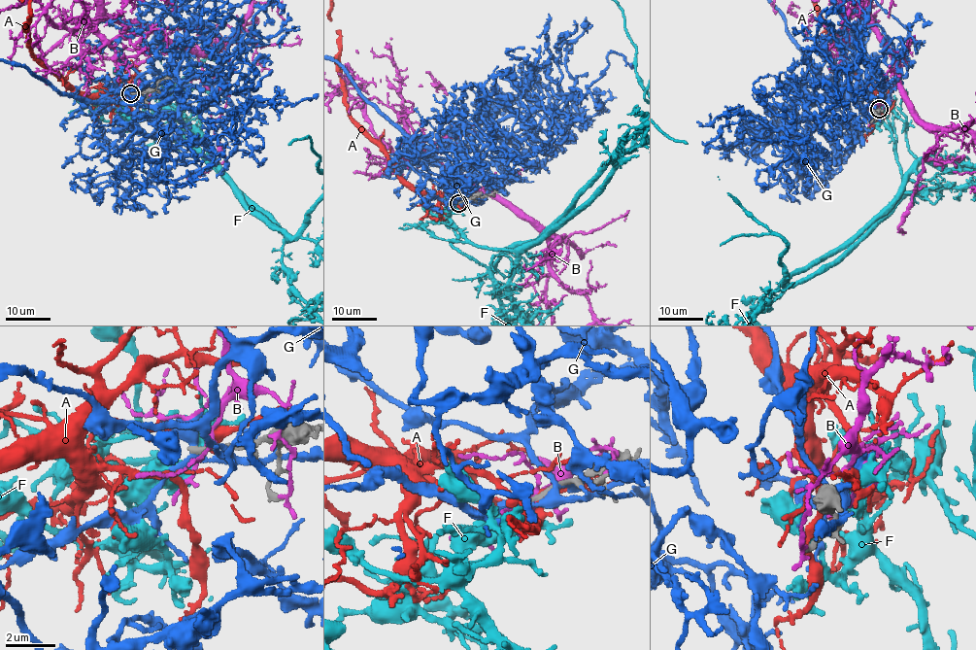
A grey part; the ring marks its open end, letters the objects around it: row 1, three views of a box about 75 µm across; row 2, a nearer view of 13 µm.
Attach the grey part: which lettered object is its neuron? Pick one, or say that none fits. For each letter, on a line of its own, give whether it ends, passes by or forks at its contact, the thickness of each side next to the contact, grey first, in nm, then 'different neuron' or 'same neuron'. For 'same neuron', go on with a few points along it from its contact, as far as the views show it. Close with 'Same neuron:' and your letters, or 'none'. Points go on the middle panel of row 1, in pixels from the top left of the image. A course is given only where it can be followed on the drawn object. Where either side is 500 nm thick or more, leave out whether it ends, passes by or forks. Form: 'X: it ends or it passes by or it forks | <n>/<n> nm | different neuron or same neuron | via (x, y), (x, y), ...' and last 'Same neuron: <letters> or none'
A: it forks | 240/320 nm | different neuron
B: it forks | 240/130 nm | different neuron
F: it forks | 200/260 nm | different neuron
G: it forks | 200/260 nm | different neuron
Same neuron: none

